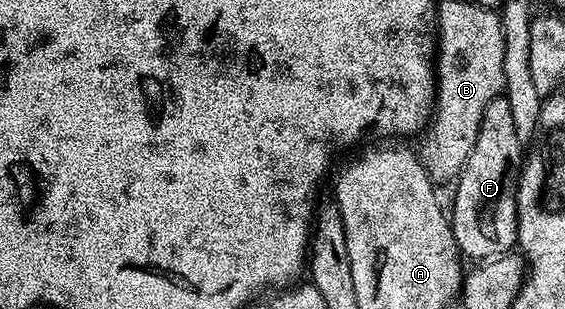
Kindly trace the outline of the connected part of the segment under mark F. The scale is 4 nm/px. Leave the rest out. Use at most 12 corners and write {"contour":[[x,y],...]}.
{"contour":[[490,101],[454,183],[450,222],[472,261],[516,242],[522,140]]}

